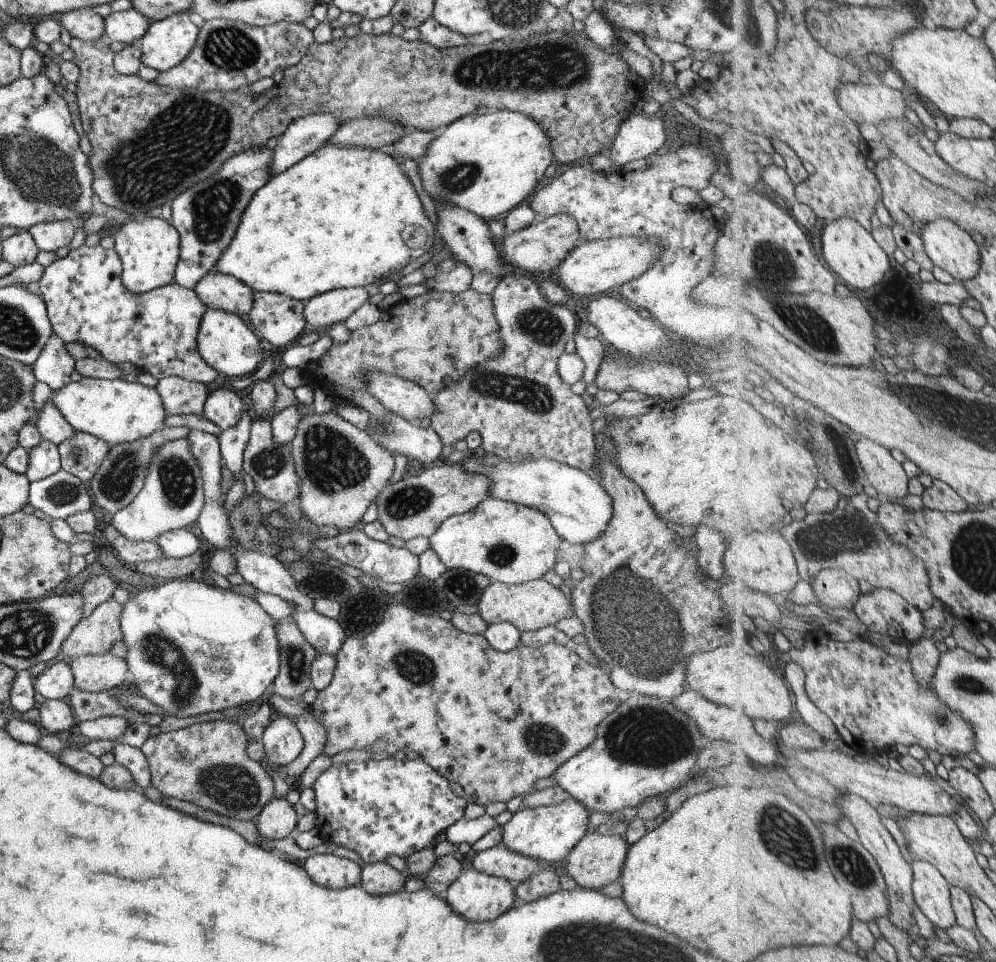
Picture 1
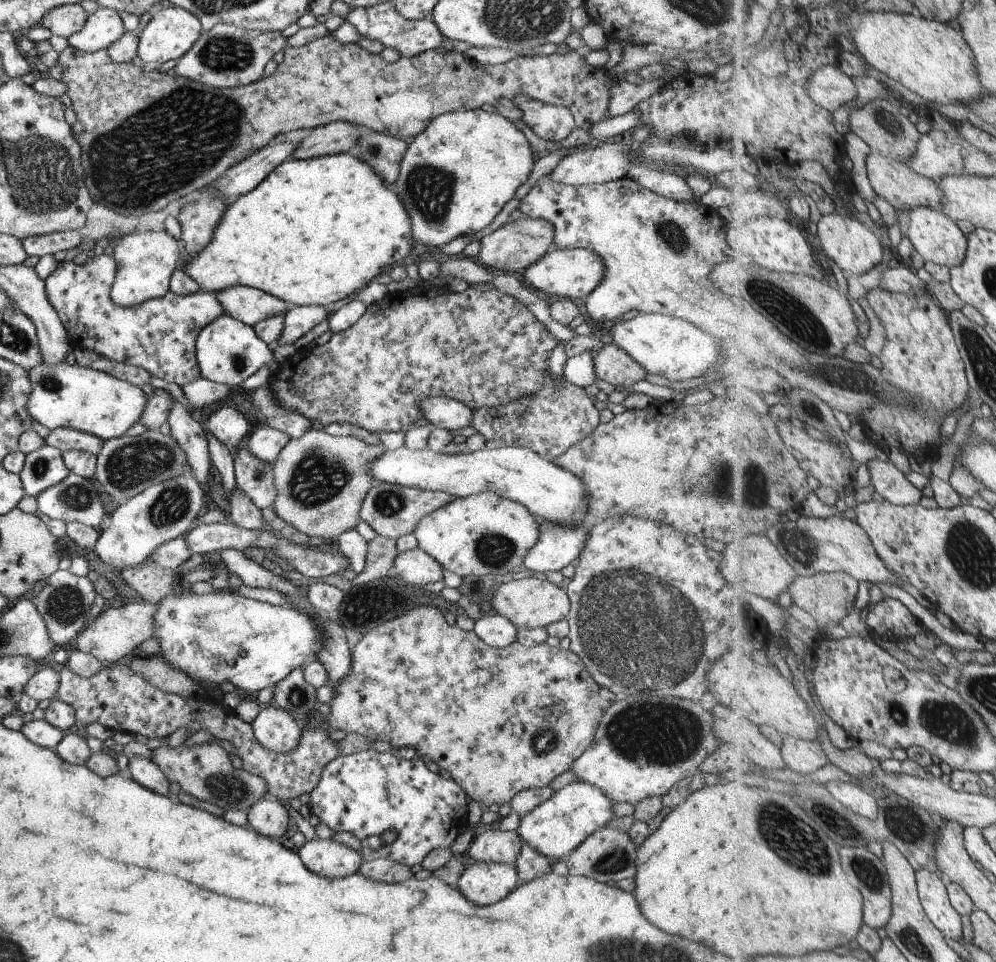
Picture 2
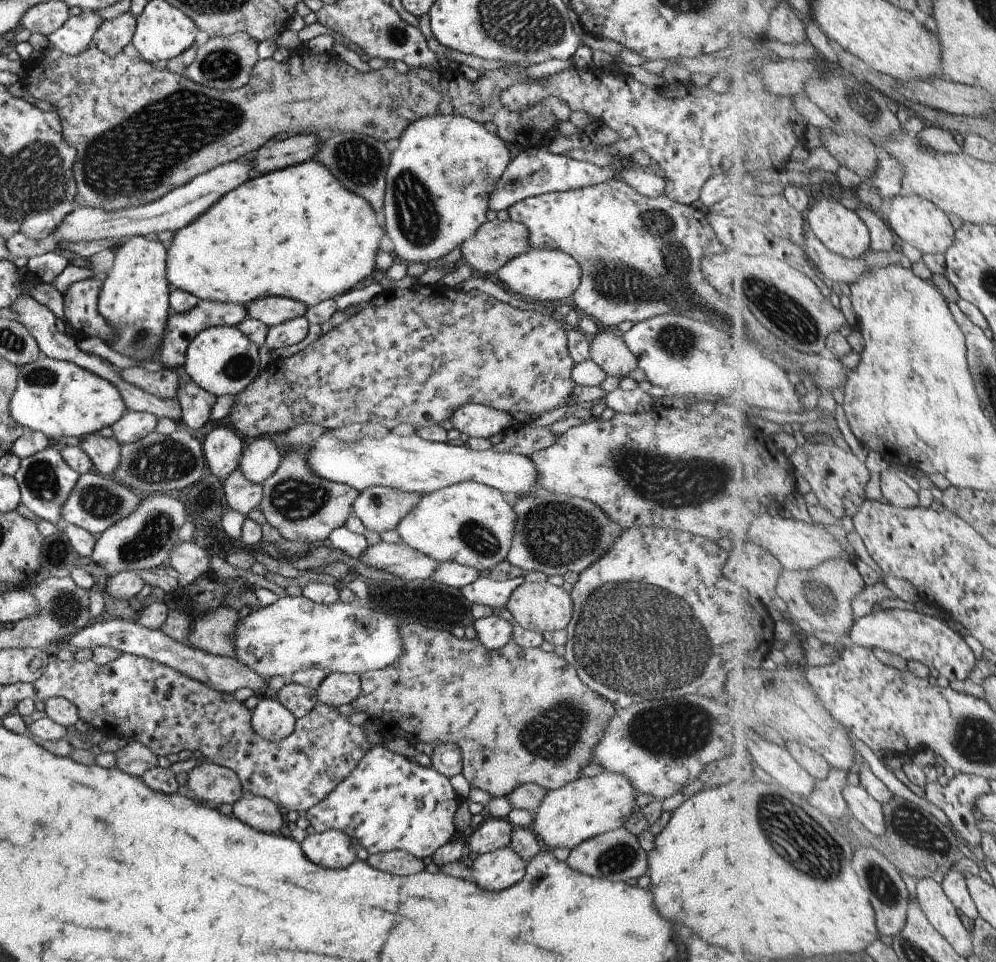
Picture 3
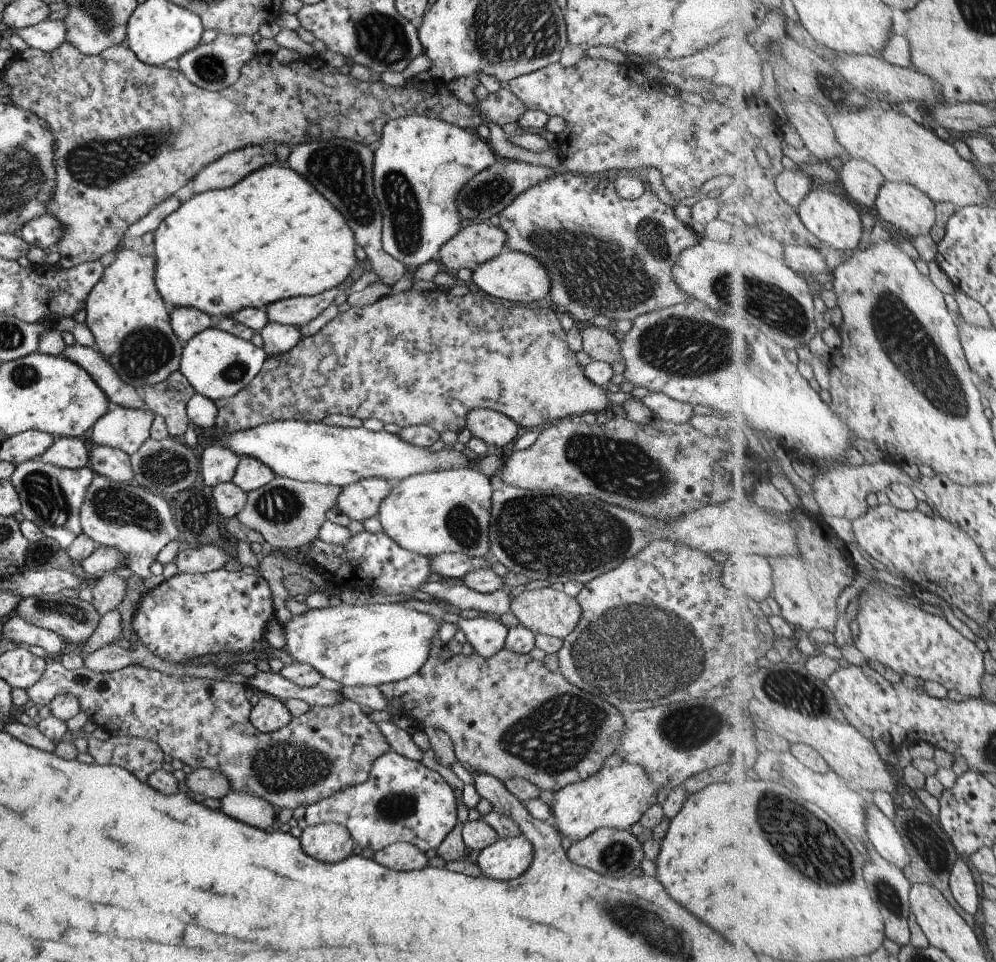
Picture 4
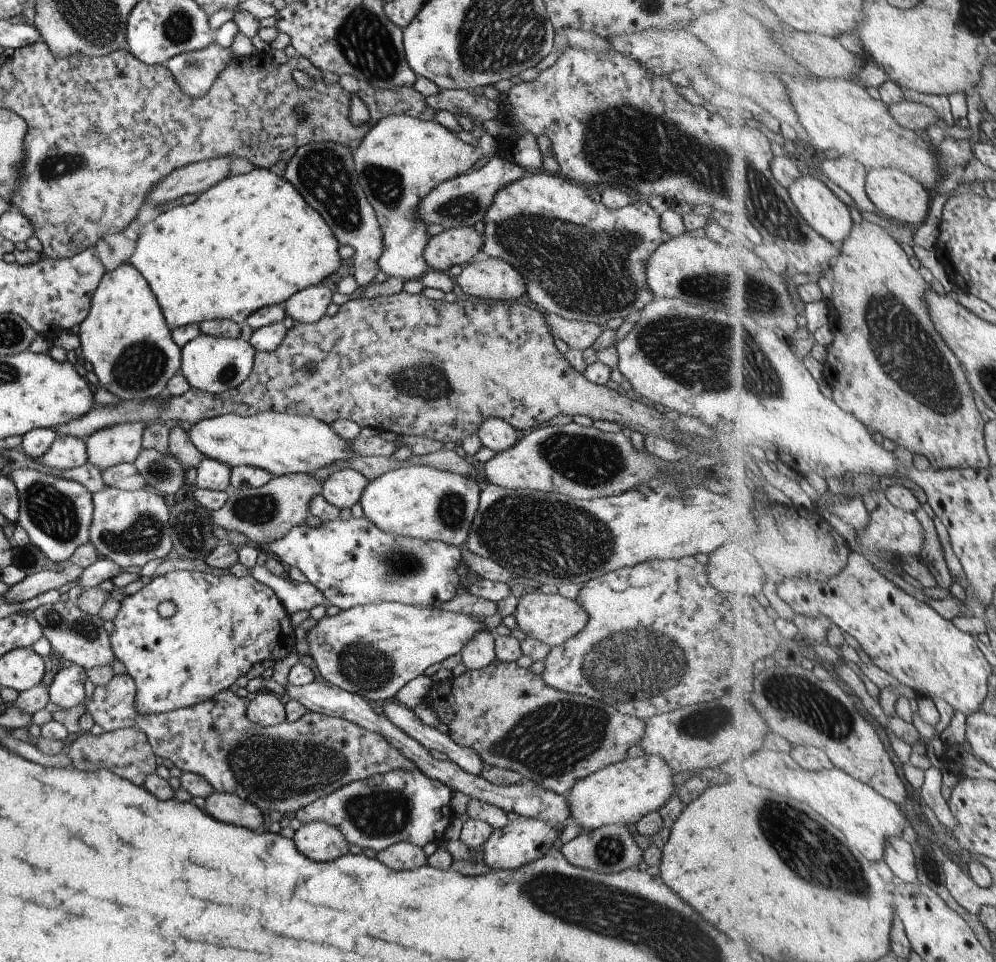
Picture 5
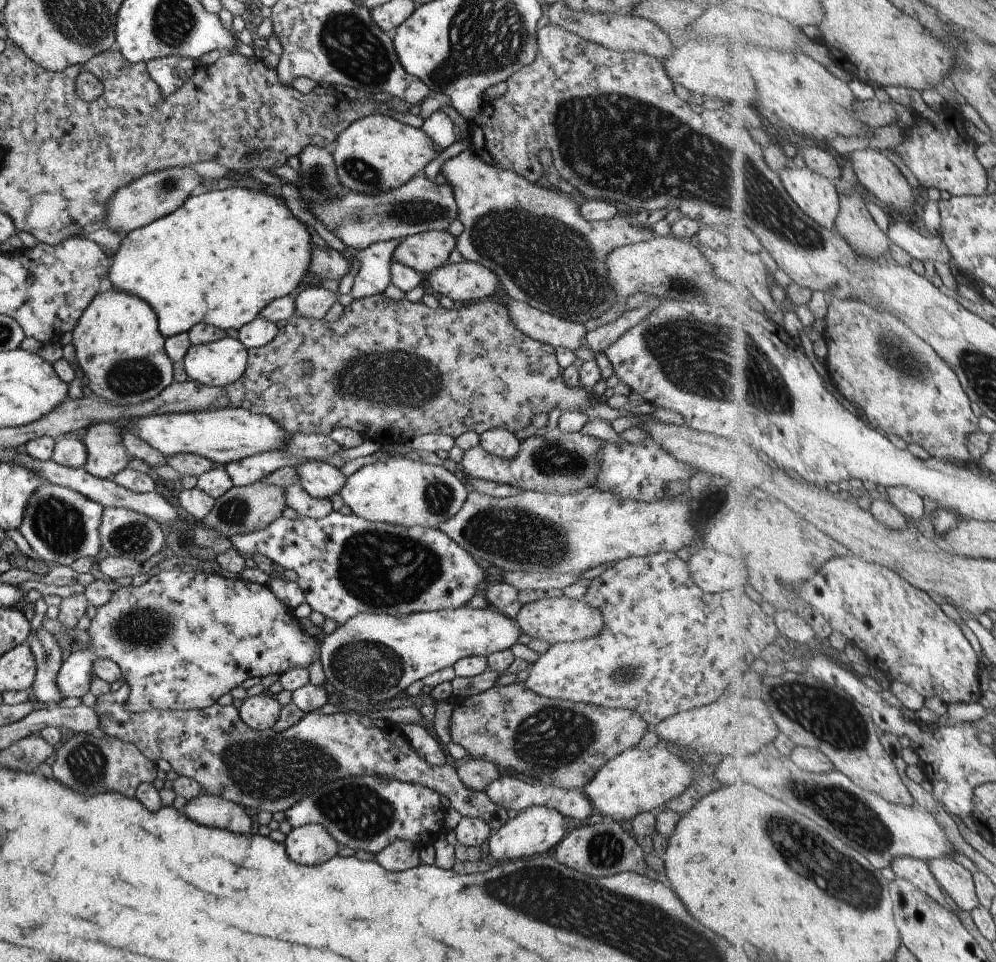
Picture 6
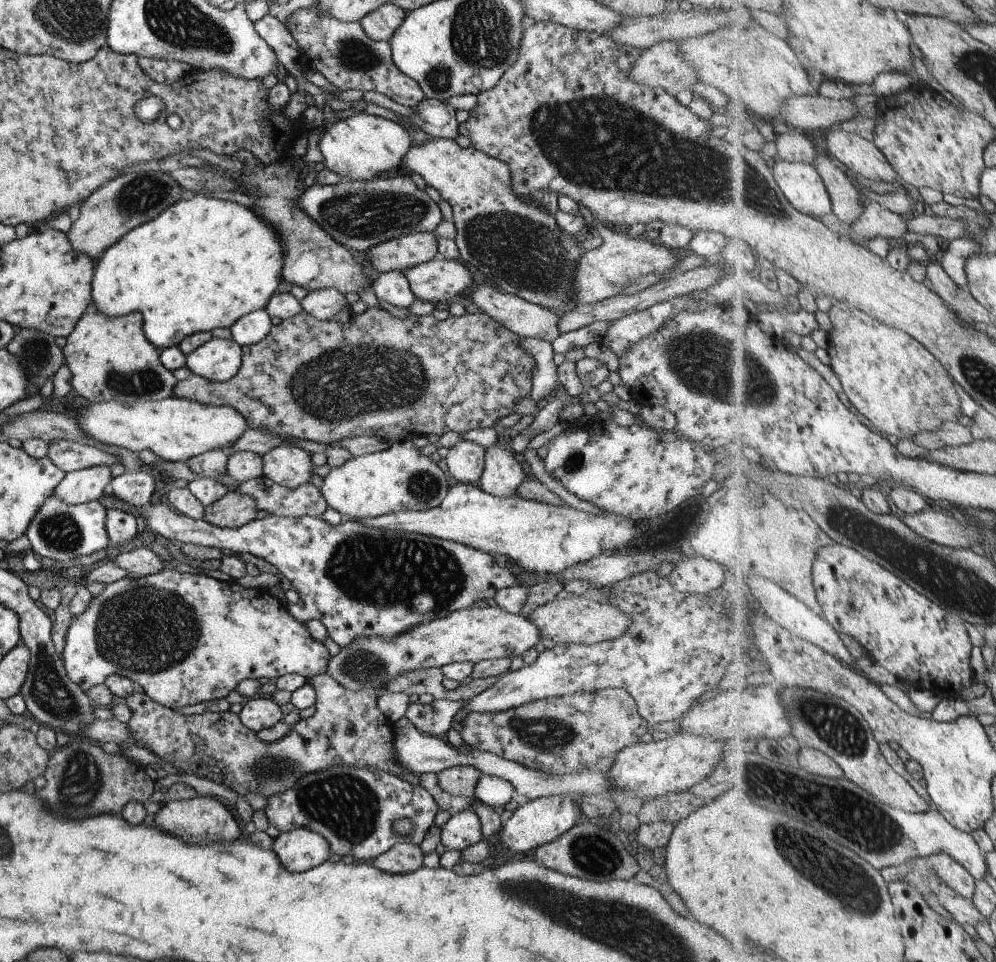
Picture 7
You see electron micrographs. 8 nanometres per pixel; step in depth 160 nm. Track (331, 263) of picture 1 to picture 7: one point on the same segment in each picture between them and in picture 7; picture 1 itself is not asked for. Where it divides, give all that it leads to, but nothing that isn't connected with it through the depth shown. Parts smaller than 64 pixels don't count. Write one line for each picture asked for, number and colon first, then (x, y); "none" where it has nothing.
2: (314, 230)
3: (297, 232)
4: (270, 236)
5: (250, 241)
6: (218, 259)
7: (202, 263)

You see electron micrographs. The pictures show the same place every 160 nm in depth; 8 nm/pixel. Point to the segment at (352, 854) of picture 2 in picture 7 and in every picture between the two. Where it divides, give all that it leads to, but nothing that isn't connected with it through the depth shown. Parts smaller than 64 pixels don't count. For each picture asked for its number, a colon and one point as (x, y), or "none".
3: (329, 849)
4: (331, 842)
5: (317, 840)
6: (309, 844)
7: (298, 849)

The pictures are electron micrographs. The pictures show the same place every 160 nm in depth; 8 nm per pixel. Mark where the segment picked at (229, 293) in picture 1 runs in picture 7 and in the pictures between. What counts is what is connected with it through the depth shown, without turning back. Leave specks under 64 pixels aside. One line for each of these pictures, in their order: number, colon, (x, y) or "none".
2: (247, 305)
3: (271, 310)
4: (294, 311)
5: (305, 306)
6: (311, 302)
7: (323, 304)

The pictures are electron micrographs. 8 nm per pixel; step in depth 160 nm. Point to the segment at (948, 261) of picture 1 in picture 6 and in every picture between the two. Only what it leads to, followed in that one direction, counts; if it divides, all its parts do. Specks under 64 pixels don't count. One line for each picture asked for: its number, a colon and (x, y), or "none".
2: (934, 234)
3: (917, 221)
4: (903, 205)
5: (899, 196)
6: (878, 175)

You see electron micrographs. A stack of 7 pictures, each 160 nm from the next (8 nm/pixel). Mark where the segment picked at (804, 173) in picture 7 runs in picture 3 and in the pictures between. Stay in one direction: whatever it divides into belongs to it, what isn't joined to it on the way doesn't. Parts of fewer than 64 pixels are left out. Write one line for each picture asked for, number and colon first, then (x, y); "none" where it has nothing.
3: (843, 231)
4: (837, 224)
5: (818, 204)
6: (816, 194)

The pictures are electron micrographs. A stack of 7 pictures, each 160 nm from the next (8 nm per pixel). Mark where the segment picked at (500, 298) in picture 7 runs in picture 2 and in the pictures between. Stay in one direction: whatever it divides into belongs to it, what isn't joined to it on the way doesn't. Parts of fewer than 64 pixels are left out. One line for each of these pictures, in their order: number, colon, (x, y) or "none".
2: (613, 366)
3: (606, 350)
4: (597, 342)
5: (579, 335)
6: (540, 326)

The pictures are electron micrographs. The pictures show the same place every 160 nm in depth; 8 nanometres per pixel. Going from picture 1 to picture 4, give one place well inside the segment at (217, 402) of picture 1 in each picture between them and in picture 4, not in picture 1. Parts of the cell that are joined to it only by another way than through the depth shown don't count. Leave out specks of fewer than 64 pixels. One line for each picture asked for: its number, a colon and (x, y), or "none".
2: (227, 424)
3: (221, 448)
4: (217, 464)

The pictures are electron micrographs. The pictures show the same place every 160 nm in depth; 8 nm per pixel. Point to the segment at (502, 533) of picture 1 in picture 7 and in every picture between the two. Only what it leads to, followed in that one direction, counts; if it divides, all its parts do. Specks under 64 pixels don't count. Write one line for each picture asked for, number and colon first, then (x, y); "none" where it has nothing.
2: (484, 534)
3: (471, 524)
4: (448, 511)
5: (420, 502)
6: (397, 491)
7: (398, 478)

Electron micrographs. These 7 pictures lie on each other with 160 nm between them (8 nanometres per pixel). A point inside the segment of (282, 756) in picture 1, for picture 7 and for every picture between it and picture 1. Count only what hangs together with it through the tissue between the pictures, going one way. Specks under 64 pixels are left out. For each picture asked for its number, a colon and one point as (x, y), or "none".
2: (277, 731)
3: (269, 720)
4: (269, 714)
5: (266, 709)
6: (260, 712)
7: (259, 713)

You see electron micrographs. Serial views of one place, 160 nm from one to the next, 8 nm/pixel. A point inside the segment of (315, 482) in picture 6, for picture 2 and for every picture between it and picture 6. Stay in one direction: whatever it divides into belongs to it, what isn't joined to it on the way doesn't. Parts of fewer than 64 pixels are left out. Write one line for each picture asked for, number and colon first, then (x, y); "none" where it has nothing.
2: (391, 511)
3: (379, 508)
4: (359, 501)
5: (343, 488)

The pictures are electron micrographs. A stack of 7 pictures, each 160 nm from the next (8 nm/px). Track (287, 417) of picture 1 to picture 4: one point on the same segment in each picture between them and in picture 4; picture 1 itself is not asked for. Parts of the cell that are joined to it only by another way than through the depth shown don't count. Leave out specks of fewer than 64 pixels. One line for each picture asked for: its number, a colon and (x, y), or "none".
2: (265, 442)
3: (260, 457)
4: (249, 474)

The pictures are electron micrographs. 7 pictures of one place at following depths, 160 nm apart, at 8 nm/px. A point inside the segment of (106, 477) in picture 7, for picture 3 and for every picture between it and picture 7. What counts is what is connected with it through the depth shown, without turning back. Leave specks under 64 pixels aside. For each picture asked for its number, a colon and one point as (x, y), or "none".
3: (133, 425)
4: (123, 428)
5: (120, 443)
6: (105, 455)

